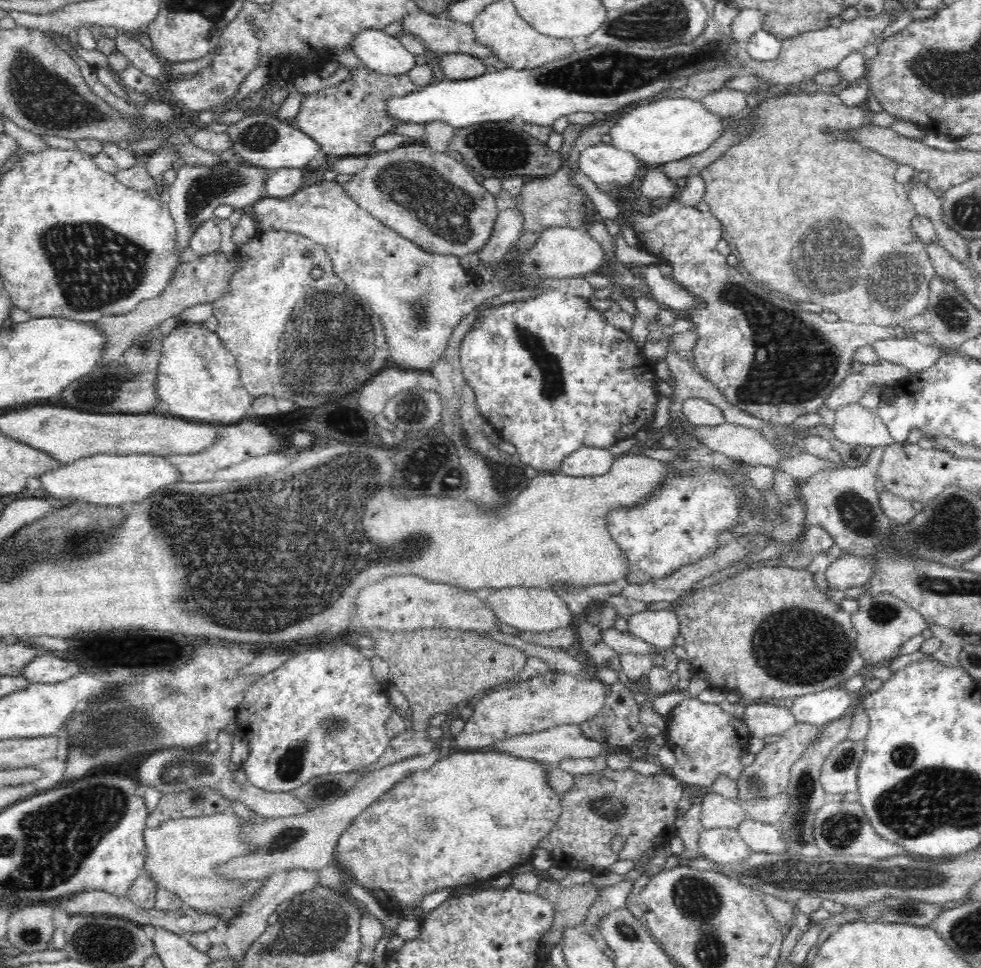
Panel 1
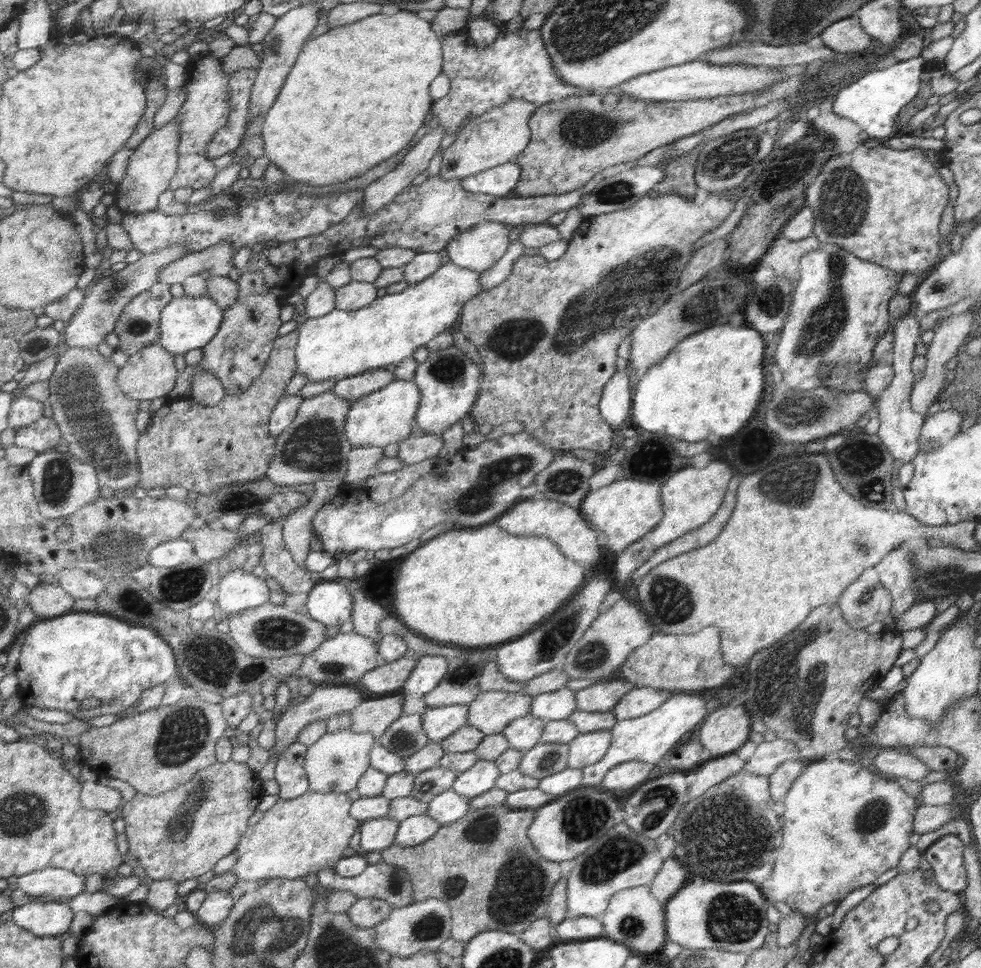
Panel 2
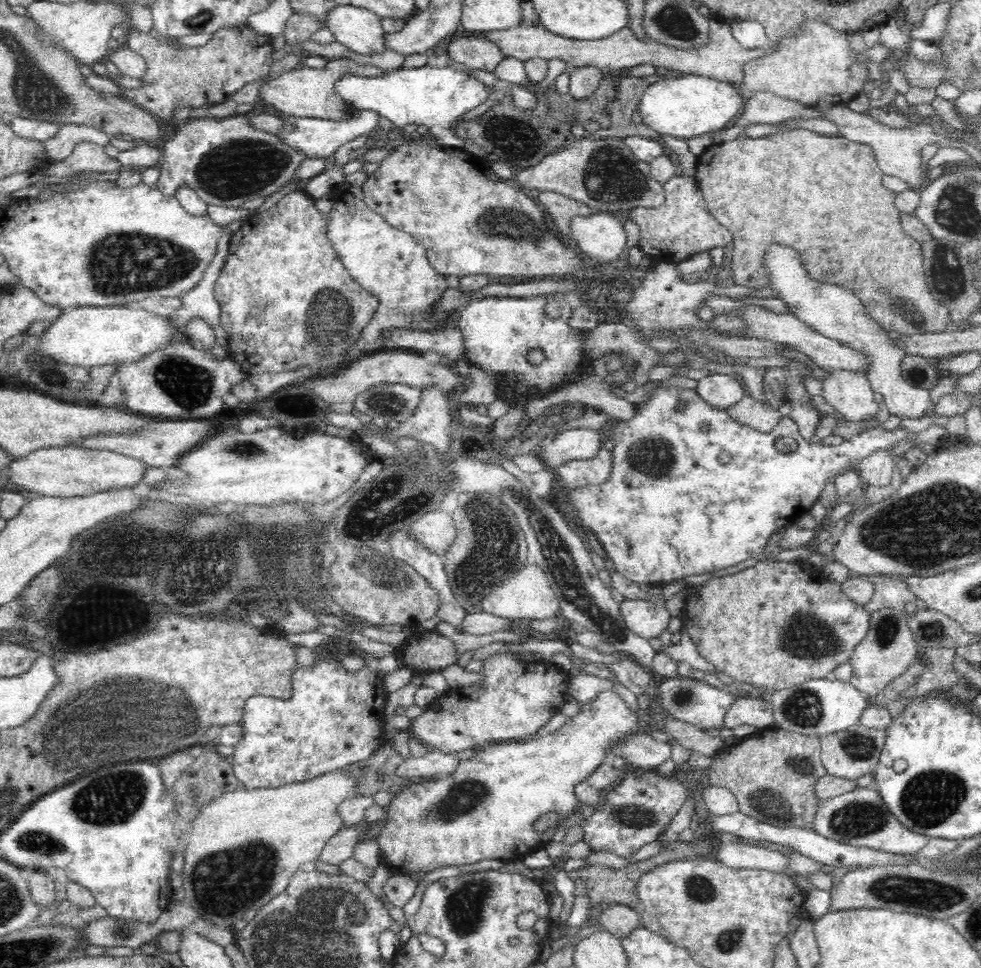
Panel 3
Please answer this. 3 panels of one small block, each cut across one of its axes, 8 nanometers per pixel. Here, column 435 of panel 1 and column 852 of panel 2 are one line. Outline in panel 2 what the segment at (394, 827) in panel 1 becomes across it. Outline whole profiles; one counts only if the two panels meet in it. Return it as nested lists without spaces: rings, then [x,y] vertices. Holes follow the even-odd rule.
[[[843,759],[808,762],[807,768],[792,783],[785,794],[784,844],[780,846],[780,860],[774,860],[770,877],[759,886],[772,902],[786,902],[794,911],[804,914],[809,921],[818,918],[818,911],[826,903],[835,904],[846,899],[852,891],[872,884],[880,874],[897,866],[912,834],[912,820],[916,803],[897,781],[881,776],[858,764]]]

